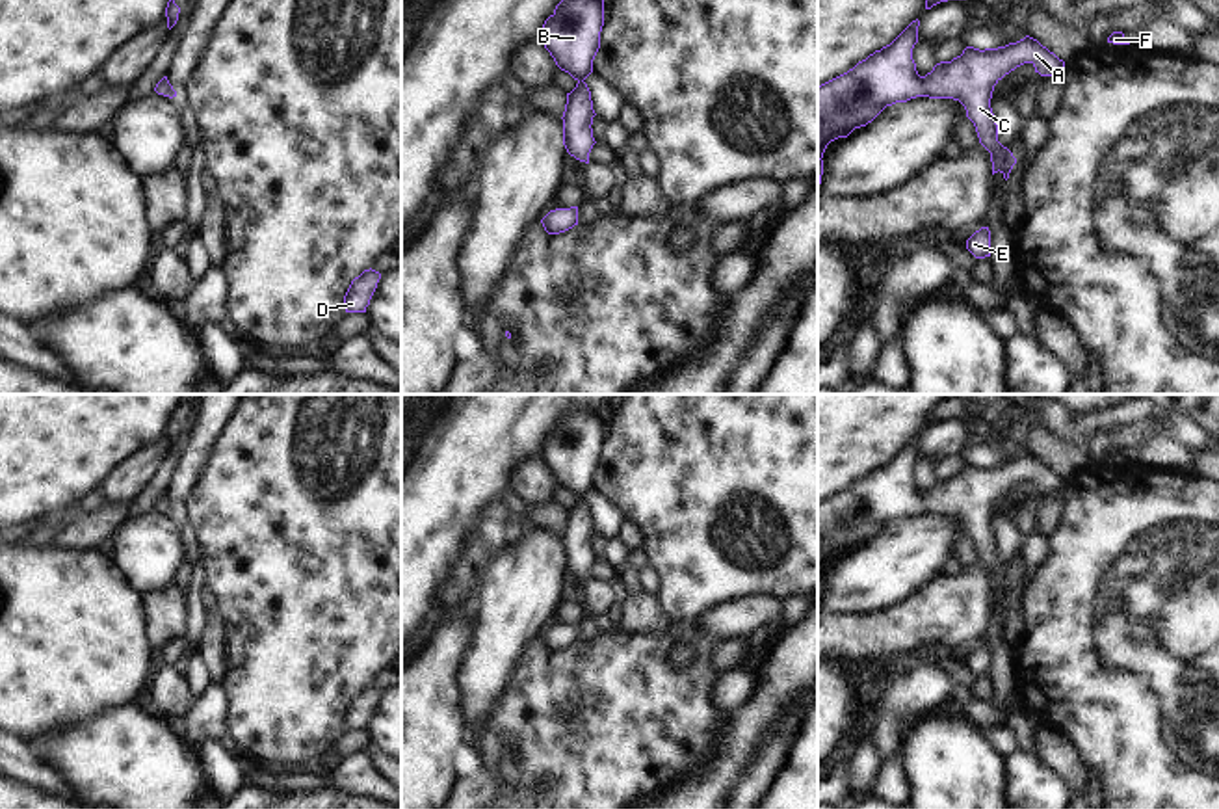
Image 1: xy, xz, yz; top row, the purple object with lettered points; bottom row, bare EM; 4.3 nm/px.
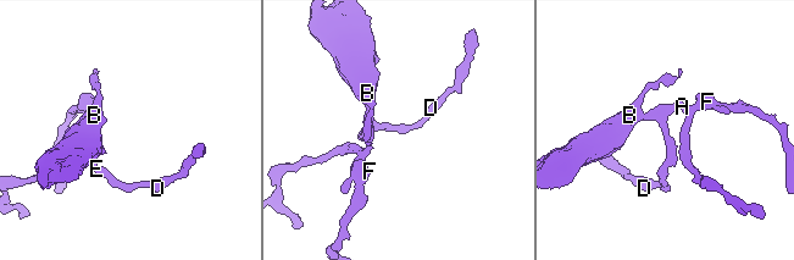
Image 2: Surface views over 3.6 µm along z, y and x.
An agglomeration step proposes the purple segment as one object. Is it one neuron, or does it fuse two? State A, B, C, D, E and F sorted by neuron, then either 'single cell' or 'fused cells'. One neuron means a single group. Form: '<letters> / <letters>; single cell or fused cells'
A B C D E F; single cell

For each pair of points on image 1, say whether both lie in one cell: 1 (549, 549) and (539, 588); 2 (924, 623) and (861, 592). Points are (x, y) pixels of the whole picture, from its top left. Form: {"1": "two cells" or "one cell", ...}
{"1": "one cell", "2": "two cells"}

